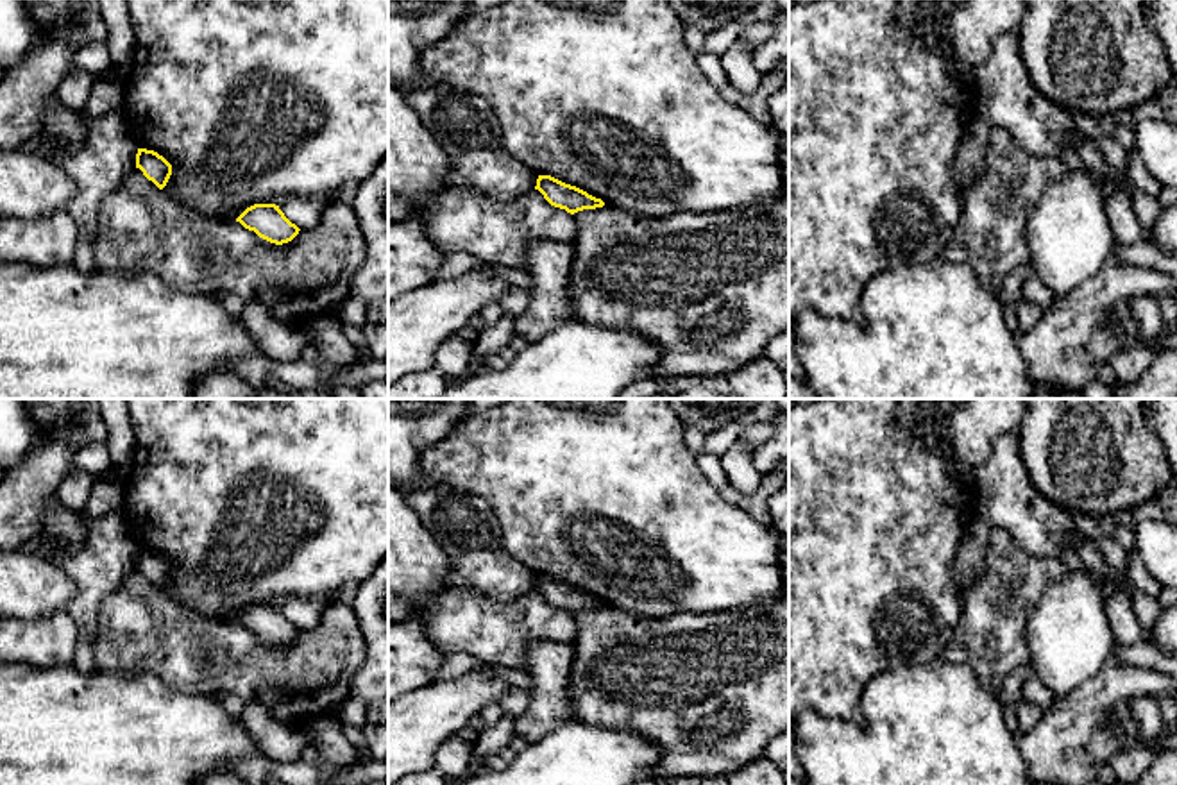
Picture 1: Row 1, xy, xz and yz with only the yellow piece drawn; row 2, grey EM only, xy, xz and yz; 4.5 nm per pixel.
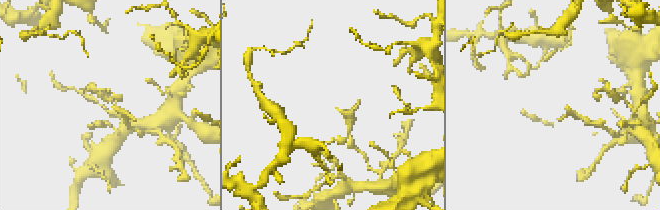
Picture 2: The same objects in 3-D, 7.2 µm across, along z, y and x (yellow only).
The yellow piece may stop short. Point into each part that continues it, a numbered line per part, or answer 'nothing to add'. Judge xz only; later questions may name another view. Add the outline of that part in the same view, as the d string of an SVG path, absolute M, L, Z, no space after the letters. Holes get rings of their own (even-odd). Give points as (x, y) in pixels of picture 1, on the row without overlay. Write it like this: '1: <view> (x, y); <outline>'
nothing to add

